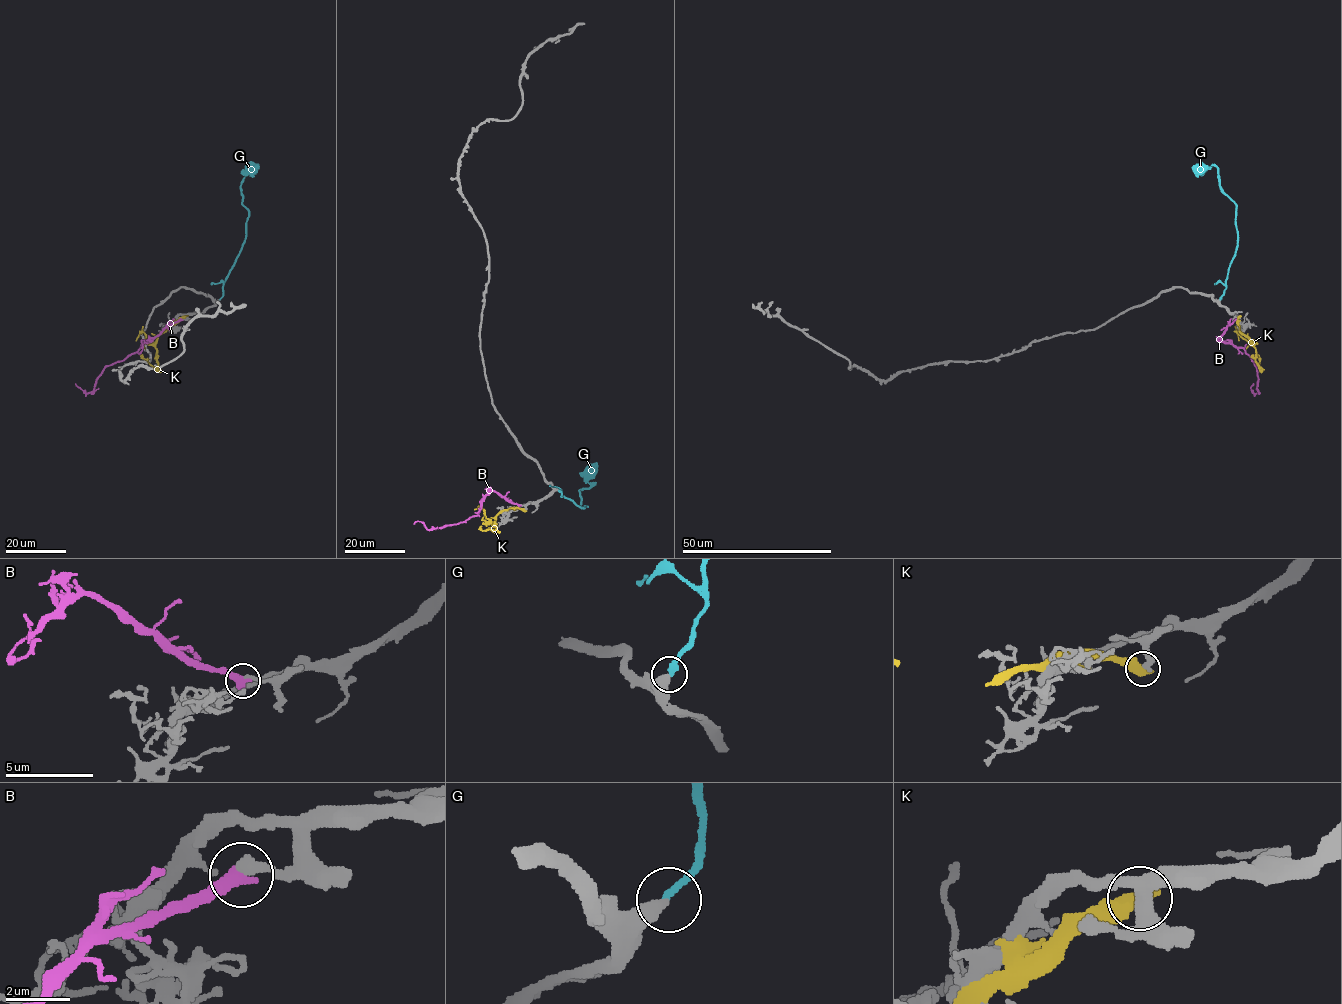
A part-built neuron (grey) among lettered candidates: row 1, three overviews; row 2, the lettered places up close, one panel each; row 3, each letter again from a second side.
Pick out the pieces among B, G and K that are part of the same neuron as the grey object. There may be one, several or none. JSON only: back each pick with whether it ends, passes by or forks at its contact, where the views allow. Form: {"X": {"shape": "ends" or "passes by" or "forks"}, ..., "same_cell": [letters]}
{"G": {"shape": "ends"}, "same_cell": ["G"]}

